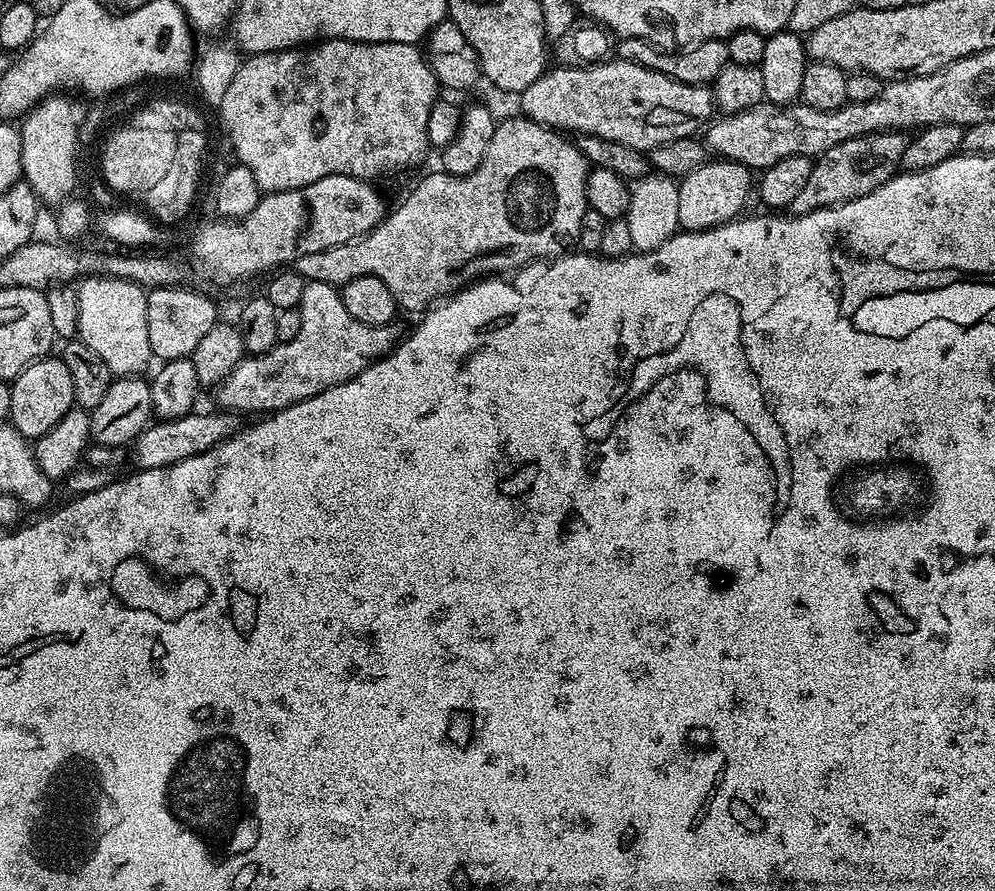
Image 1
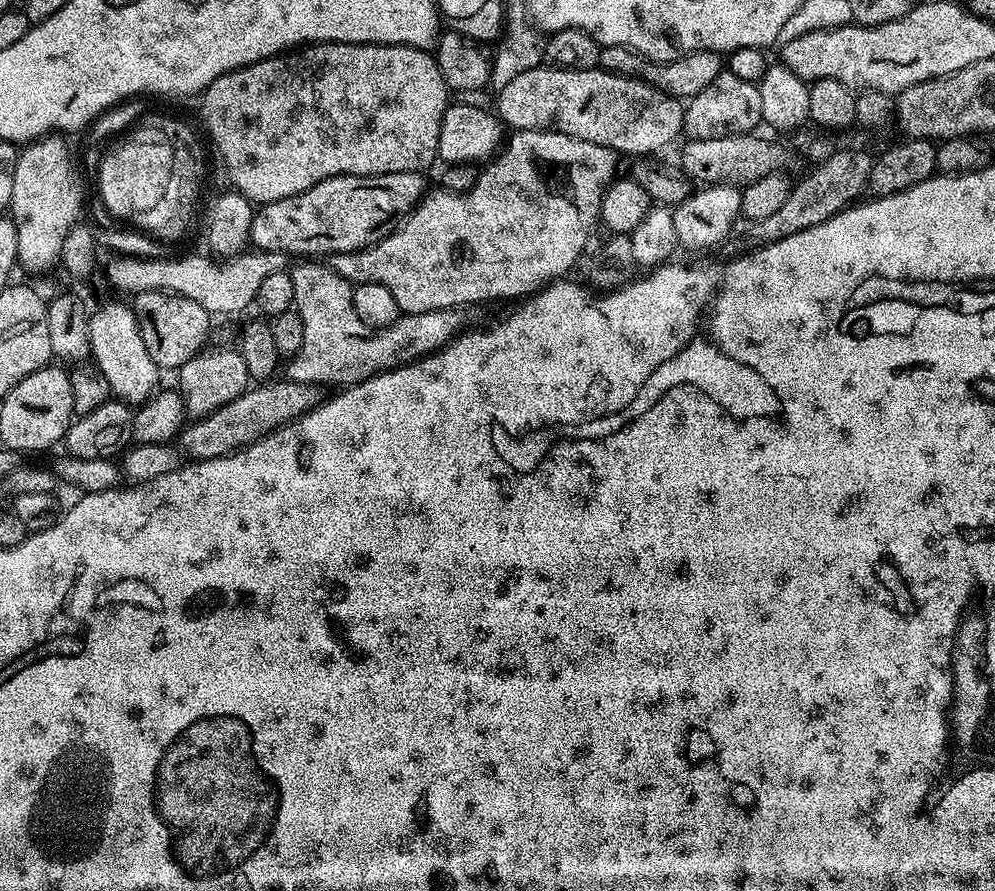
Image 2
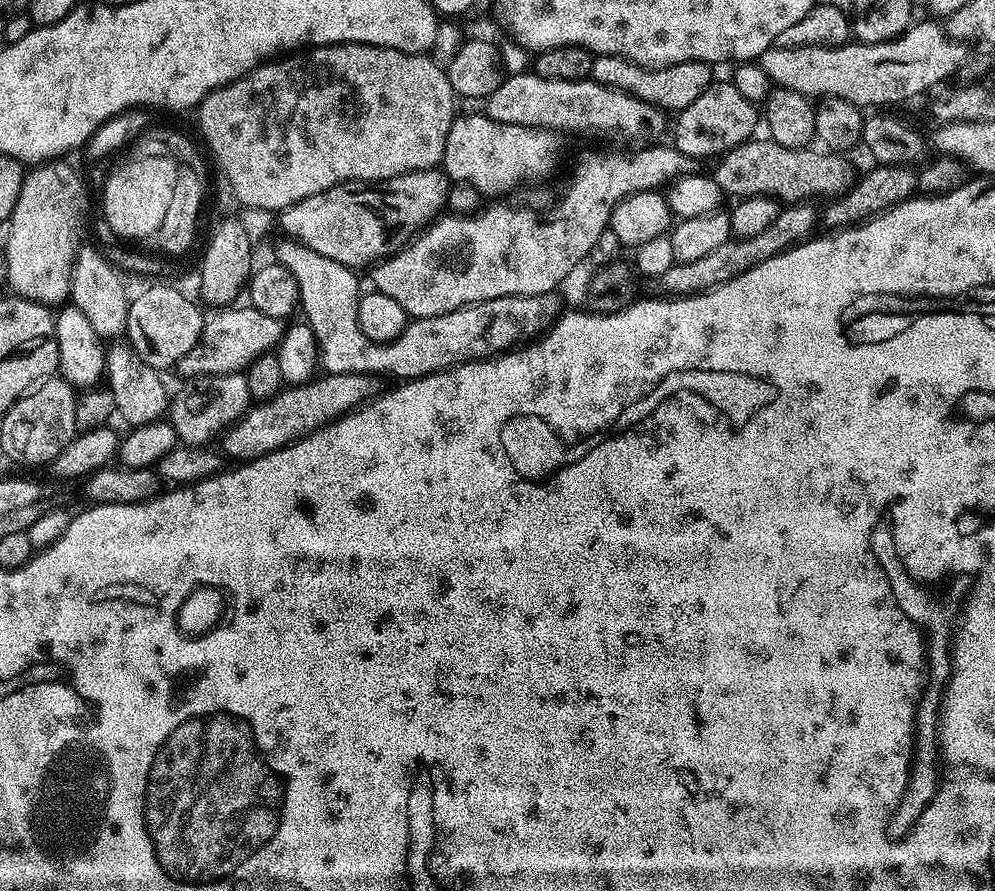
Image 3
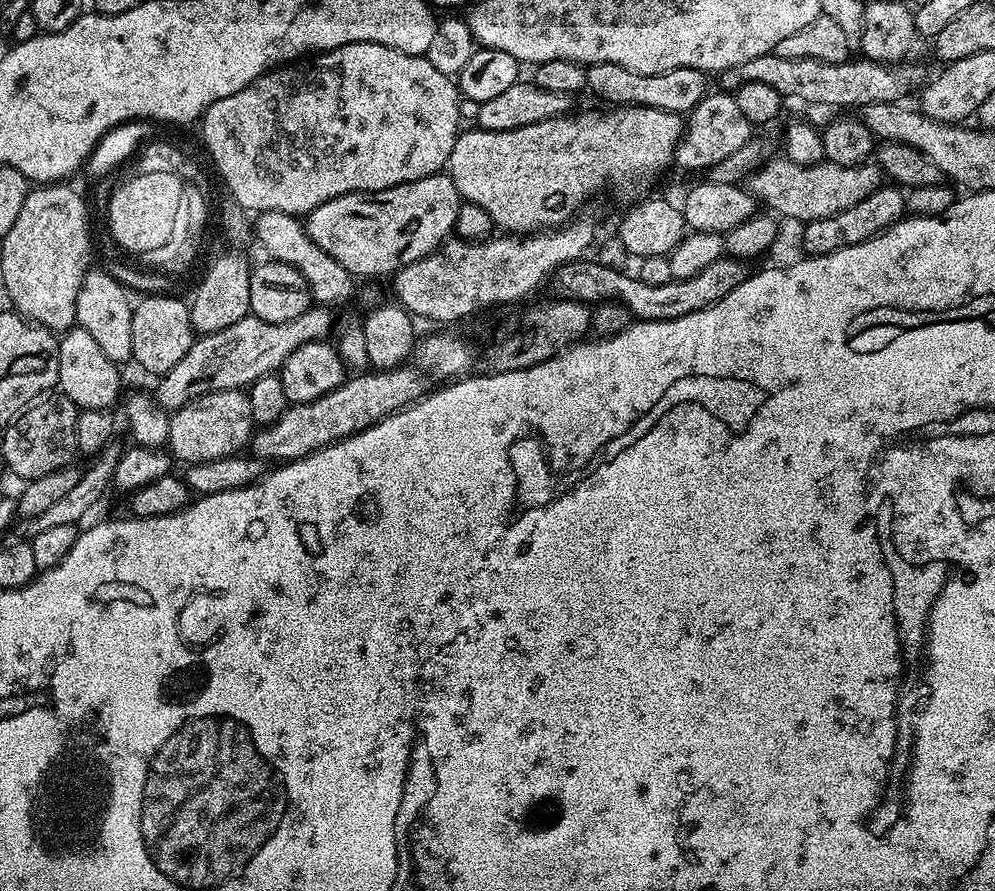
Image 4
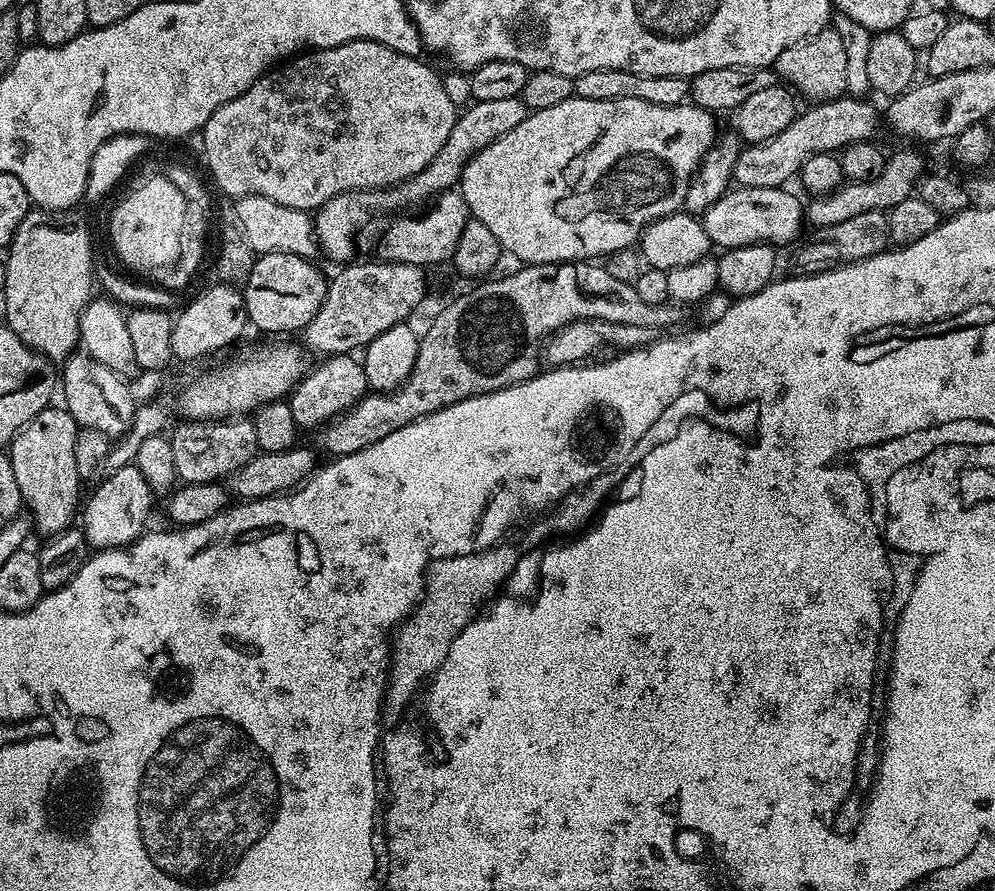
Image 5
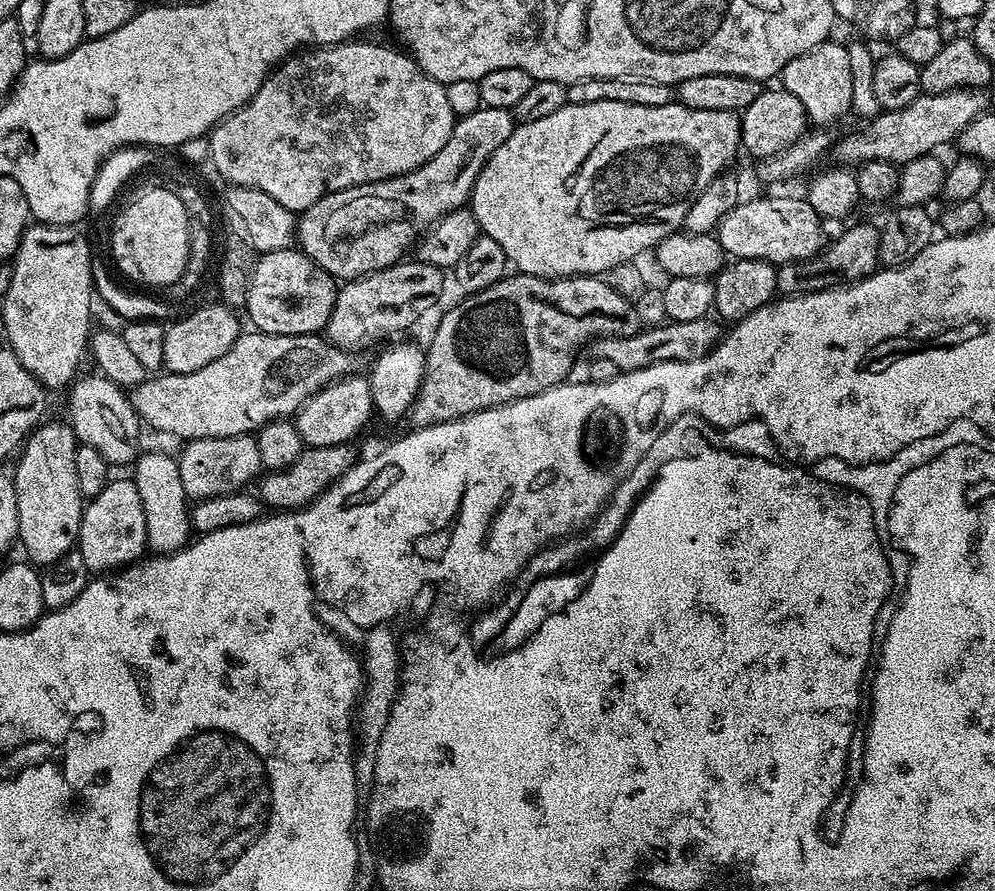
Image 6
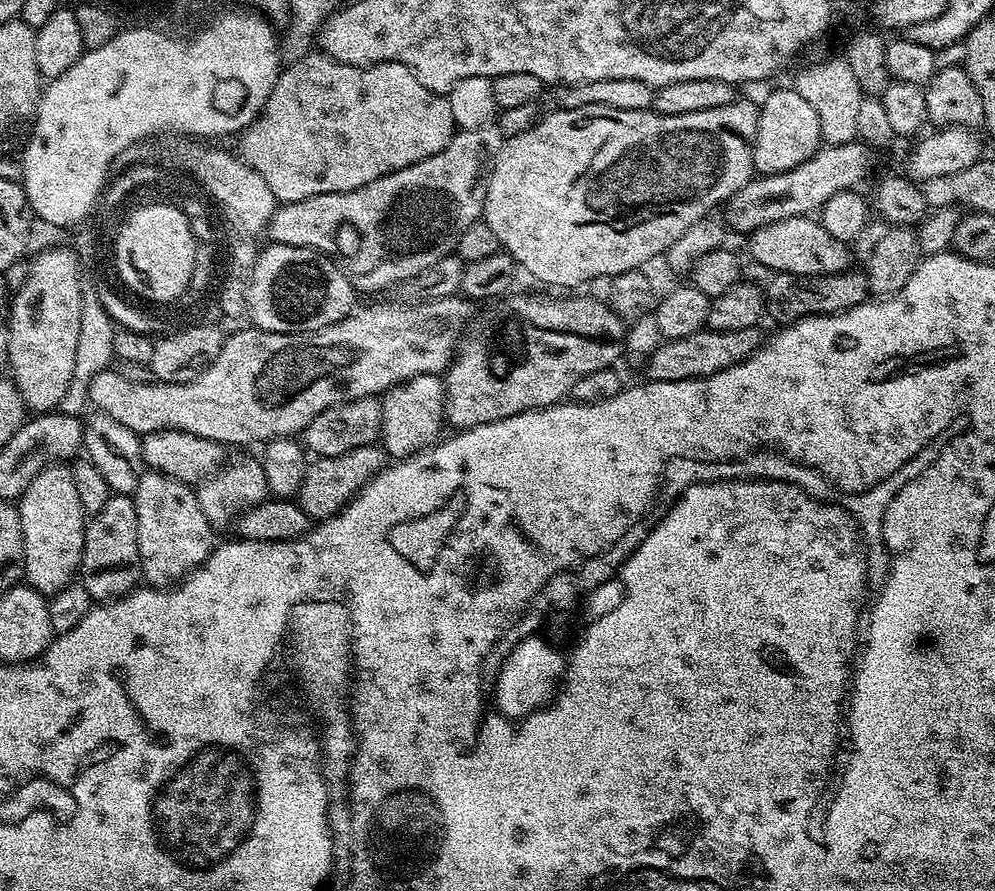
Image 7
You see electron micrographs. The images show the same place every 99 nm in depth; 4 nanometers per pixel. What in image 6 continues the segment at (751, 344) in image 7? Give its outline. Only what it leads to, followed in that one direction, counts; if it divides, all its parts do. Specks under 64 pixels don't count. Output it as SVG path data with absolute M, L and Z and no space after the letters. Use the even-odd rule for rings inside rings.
M712 318L695 320L694 322L665 322L645 327L629 336L597 338L591 341L591 355L595 358L607 358L609 362L614 362L614 366L618 366L621 372L642 370L646 366L654 366L658 362L702 358L720 340L722 328L719 328L719 326L721 327Z

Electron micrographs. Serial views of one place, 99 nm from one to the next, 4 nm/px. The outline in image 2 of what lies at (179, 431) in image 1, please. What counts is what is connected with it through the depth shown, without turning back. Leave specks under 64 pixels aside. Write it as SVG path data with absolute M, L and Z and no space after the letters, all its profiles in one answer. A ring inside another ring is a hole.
M264 382L259 386L249 387L247 392L234 398L234 402L226 402L226 406L214 410L210 415L185 423L178 437L179 455L188 456L184 458L192 462L229 456L240 448L258 442L263 436L269 436L283 424L291 424L298 417L305 416L311 408L321 403L319 387L291 382L272 383L274 382Z

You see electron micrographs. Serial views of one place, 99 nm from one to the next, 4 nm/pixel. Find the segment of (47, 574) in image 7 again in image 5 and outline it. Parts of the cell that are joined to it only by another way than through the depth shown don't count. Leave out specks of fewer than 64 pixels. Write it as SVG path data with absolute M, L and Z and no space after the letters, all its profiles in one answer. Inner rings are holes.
M49 406L42 409L26 427L21 428L10 445L10 455L14 466L14 478L18 478L18 490L23 503L30 509L32 522L37 533L44 532L45 537L64 532L73 523L72 515L77 515L82 502L80 487L82 481L78 474L78 466L74 463L74 438L78 431L76 419L63 406Z

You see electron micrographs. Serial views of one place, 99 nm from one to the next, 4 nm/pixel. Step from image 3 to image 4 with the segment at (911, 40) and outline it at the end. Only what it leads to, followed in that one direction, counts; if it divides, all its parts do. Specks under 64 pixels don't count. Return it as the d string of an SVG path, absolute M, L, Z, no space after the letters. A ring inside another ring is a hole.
M767 52L762 54L762 58L750 58L750 62L742 62L719 73L719 87L732 94L743 84L762 82L762 86L778 90L781 98L788 99L789 96L804 104L825 104L828 108L859 110L874 102L903 101L904 95L911 88L919 89L925 83L926 75L920 64L879 64L867 58L859 59L849 58L841 64L823 64L814 58L778 58L775 52Z

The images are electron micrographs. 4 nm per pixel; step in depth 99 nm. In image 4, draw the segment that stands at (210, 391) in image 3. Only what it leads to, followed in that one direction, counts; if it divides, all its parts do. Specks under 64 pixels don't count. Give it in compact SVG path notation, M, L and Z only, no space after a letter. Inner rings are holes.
M218 390L194 398L177 412L171 413L168 422L168 443L171 455L184 466L206 463L214 459L235 456L249 443L254 434L250 402L247 391Z

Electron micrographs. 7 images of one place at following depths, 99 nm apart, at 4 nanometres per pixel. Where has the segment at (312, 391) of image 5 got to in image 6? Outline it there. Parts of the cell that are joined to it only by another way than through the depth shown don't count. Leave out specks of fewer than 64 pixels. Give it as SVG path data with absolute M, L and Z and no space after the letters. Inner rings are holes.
M349 374L333 380L296 411L294 423L302 442L310 448L338 446L355 441L355 436L374 420L372 395L367 375Z

